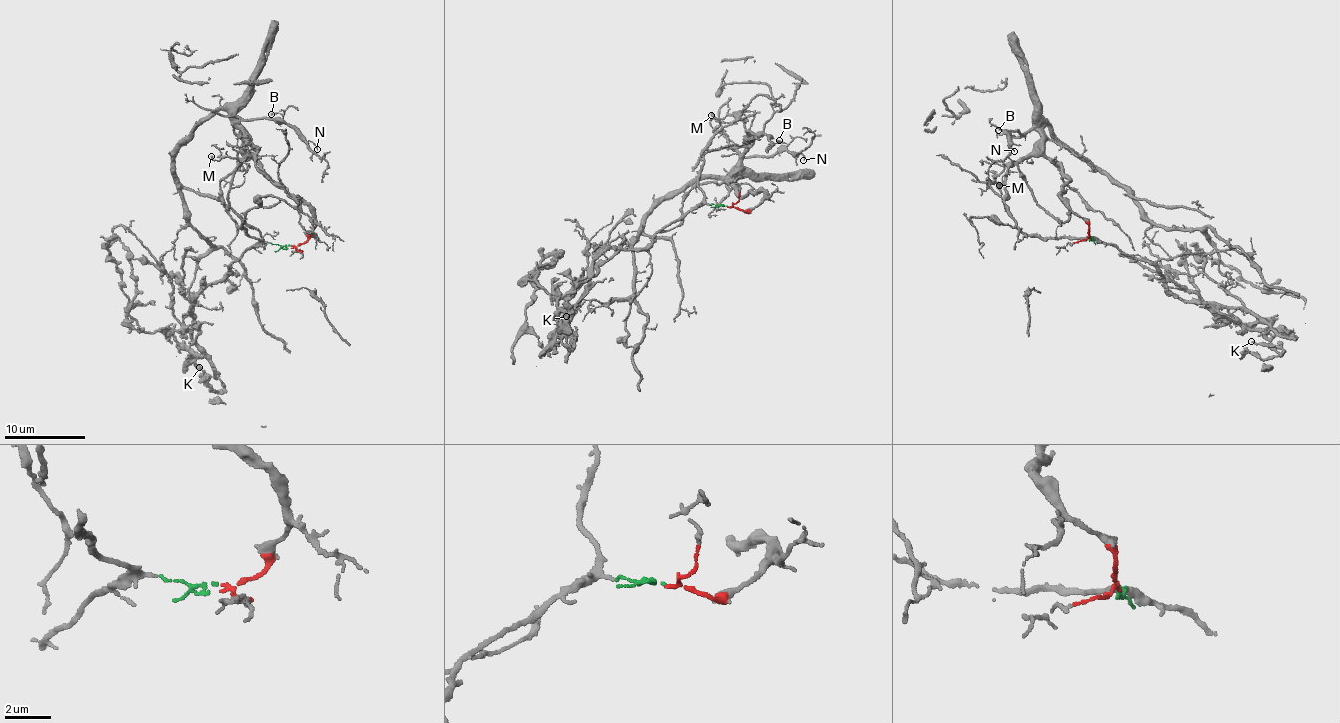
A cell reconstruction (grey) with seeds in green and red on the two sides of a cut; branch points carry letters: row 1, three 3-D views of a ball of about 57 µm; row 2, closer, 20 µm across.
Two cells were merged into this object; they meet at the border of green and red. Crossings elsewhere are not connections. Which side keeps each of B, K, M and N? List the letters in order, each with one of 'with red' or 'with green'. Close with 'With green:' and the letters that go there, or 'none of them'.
B: with red
K: with green
M: with red
N: with red
With green: K

